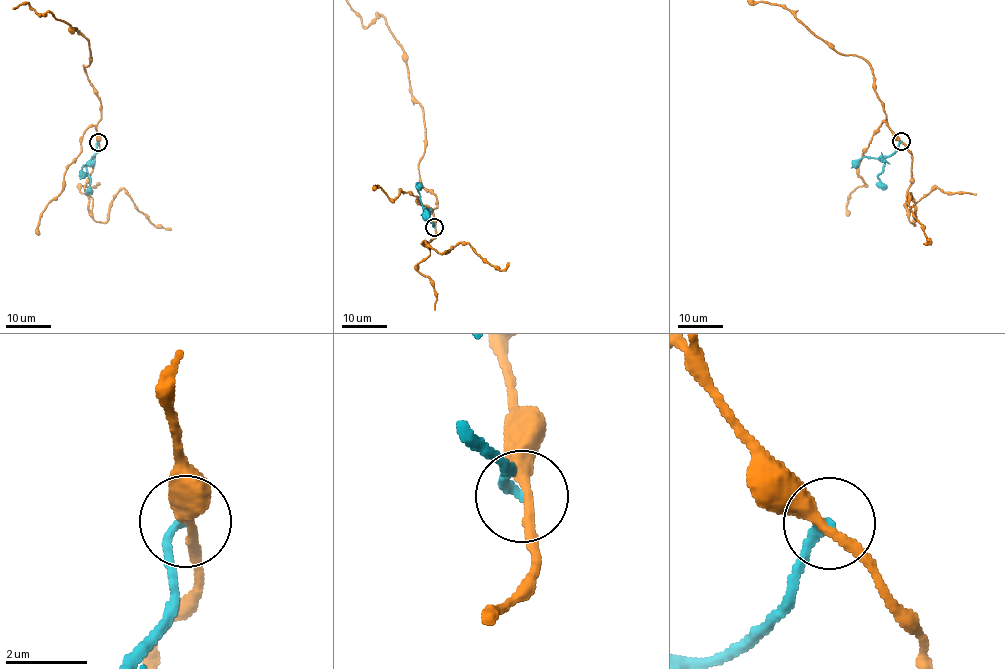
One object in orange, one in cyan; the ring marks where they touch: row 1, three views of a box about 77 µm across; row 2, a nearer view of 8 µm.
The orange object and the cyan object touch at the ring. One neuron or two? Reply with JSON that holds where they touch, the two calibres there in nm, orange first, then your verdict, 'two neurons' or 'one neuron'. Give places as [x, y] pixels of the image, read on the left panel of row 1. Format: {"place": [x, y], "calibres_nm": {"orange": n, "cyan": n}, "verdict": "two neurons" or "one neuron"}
{"place": [98, 142], "calibres_nm": {"orange": 340, "cyan": 200}, "verdict": "two neurons"}

